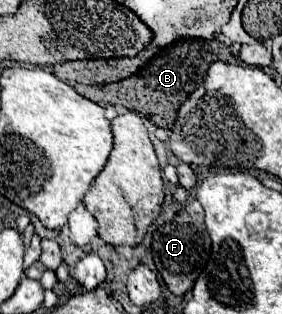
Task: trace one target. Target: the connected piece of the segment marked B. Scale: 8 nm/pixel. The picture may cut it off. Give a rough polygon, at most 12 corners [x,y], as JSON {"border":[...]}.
{"border":[[185,38],[131,78],[79,92],[171,128],[227,44]]}

